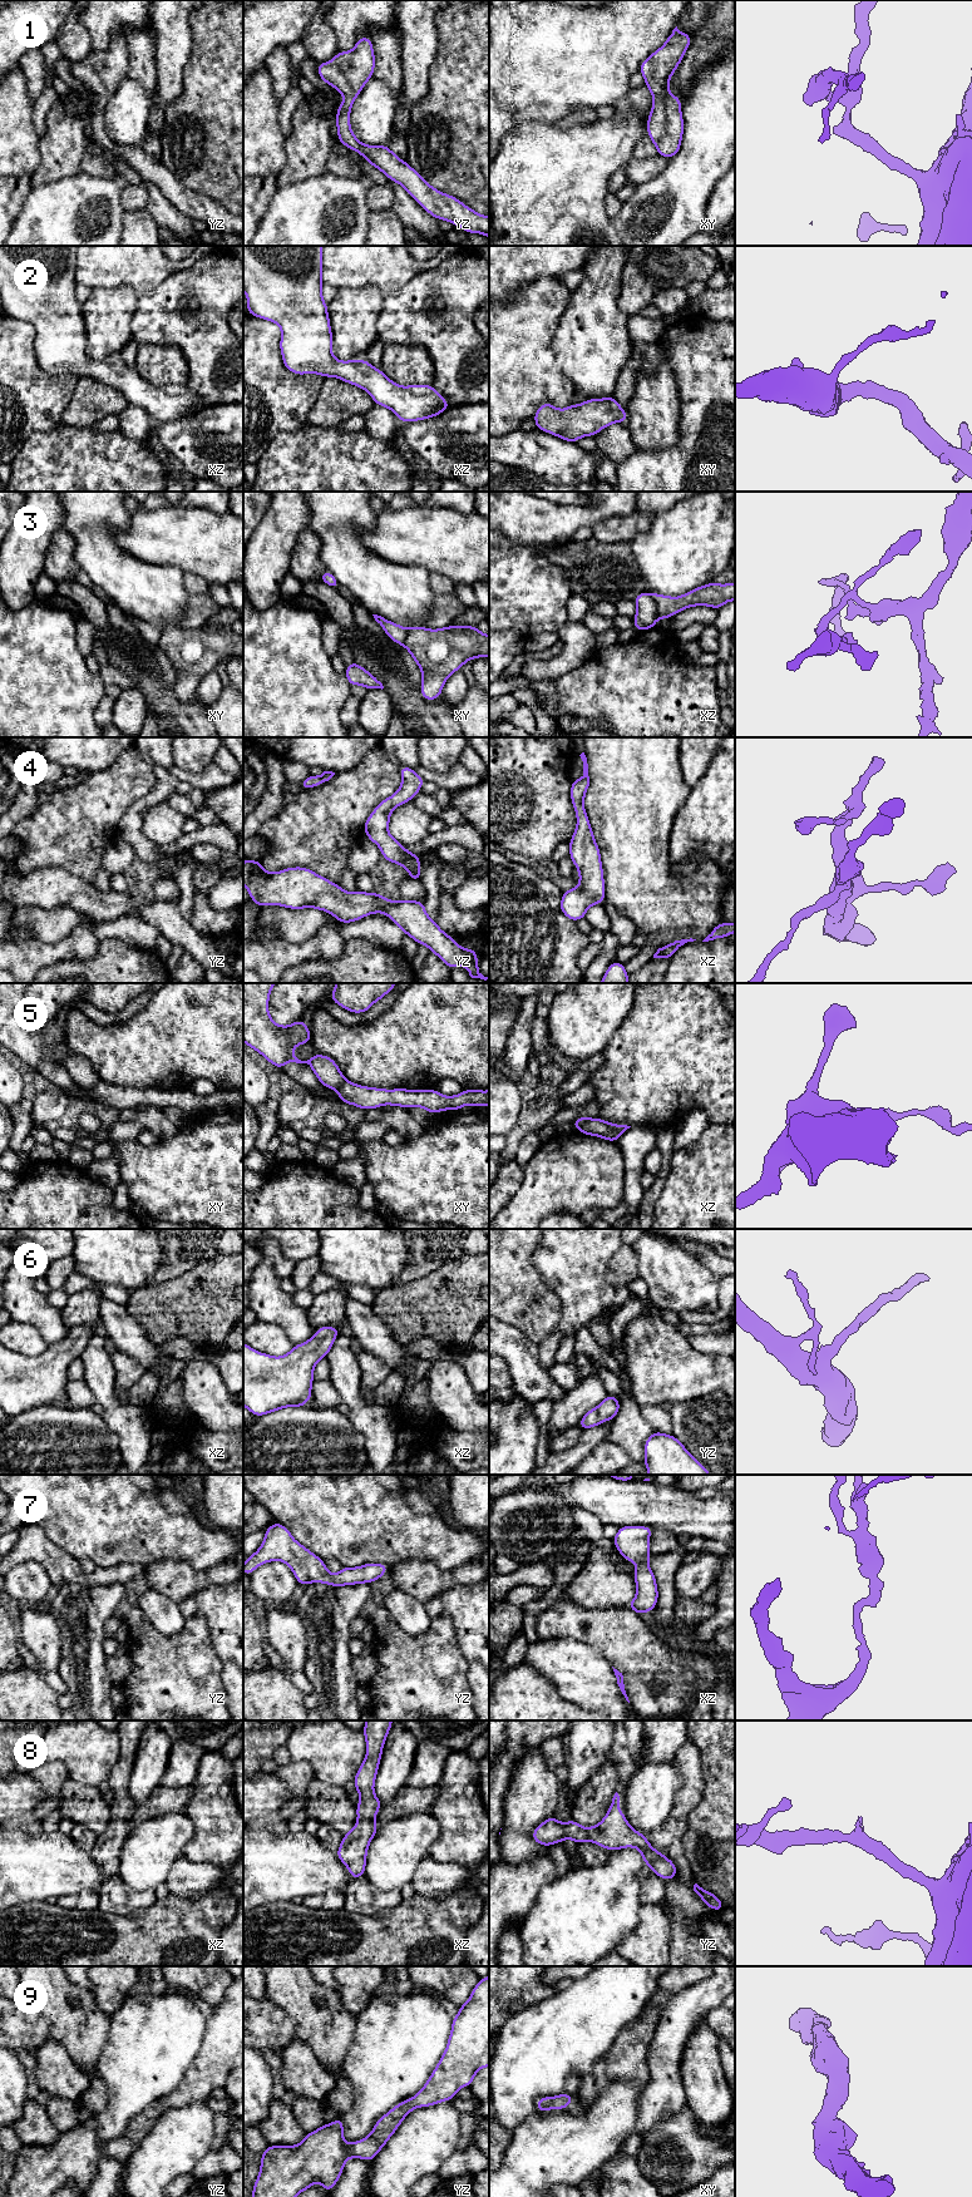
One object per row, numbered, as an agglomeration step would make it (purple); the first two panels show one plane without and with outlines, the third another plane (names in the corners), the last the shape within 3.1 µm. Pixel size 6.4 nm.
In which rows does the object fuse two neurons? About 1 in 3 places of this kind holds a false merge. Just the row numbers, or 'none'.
3, 5

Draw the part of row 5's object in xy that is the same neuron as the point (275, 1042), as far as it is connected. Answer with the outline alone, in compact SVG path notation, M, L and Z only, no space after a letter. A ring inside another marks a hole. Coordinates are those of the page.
M243 983L243 1042L280 1070L287 1062L307 1063L322 1086L339 1088L346 1078L331 1057L316 1052L310 1060L301 1061L291 1053L296 1046L311 1041L311 1031L302 1018L290 1026L275 1023L268 1013L275 984Z

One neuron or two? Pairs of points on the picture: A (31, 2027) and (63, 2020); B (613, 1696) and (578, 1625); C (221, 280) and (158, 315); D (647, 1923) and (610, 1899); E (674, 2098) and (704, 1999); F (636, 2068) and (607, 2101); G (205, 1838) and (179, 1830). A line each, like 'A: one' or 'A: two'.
A: two
B: two
C: one
D: two
E: one
F: two
G: two

